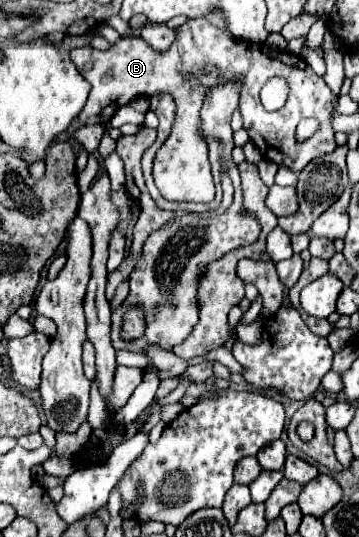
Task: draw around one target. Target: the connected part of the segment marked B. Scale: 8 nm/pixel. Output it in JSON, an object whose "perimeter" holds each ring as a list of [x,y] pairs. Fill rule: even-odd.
{"perimeter":[[[189,19],[185,25],[177,27],[177,39],[171,49],[163,55],[151,51],[151,47],[141,37],[123,37],[107,51],[97,51],[93,47],[71,49],[71,61],[79,73],[91,83],[91,93],[87,107],[79,113],[79,125],[107,125],[115,111],[127,105],[135,97],[149,97],[155,93],[171,93],[175,97],[176,118],[169,139],[158,149],[153,161],[152,175],[167,201],[193,201],[211,203],[215,199],[215,187],[211,177],[209,147],[201,133],[201,111],[203,97],[209,87],[241,79],[241,115],[243,129],[249,133],[251,141],[257,145],[265,159],[285,165],[293,171],[301,171],[317,155],[335,149],[335,137],[331,129],[331,111],[335,109],[335,95],[315,71],[289,51],[273,51],[263,43],[249,43],[243,39],[233,39],[231,35],[219,31],[205,19]],[[271,77],[283,77],[289,83],[287,103],[279,111],[267,111],[261,105],[259,91]],[[315,117],[321,127],[319,133],[307,141],[297,141],[295,127],[301,119]]]}

